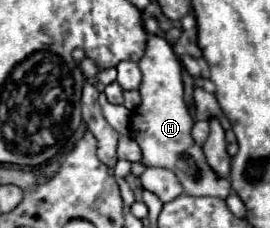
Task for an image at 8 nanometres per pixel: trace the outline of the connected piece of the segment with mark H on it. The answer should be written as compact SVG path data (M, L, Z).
M153 36L147 41L145 55L139 61L139 69L143 73L143 81L139 87L141 105L137 107L131 127L135 131L135 141L143 151L143 165L165 167L173 171L183 185L187 195L205 195L227 199L231 193L231 183L225 177L215 175L211 165L205 159L201 145L197 145L191 137L193 119L183 101L183 81L181 81L181 63L163 37Z

